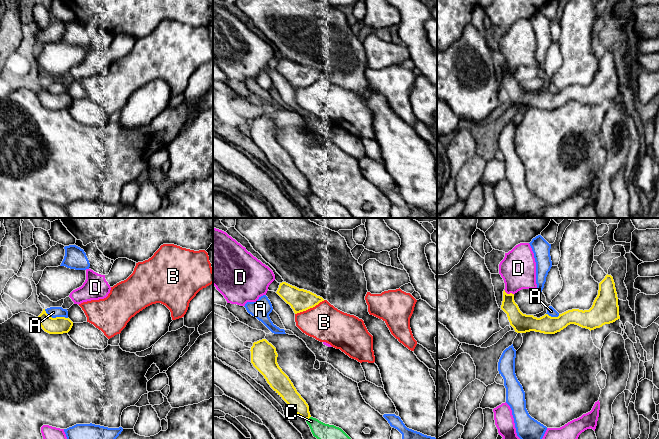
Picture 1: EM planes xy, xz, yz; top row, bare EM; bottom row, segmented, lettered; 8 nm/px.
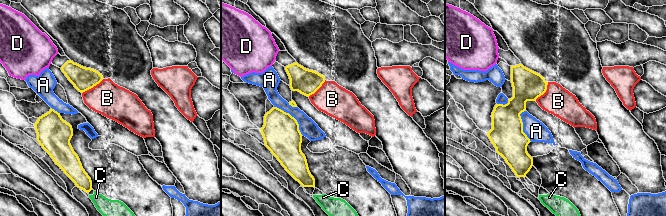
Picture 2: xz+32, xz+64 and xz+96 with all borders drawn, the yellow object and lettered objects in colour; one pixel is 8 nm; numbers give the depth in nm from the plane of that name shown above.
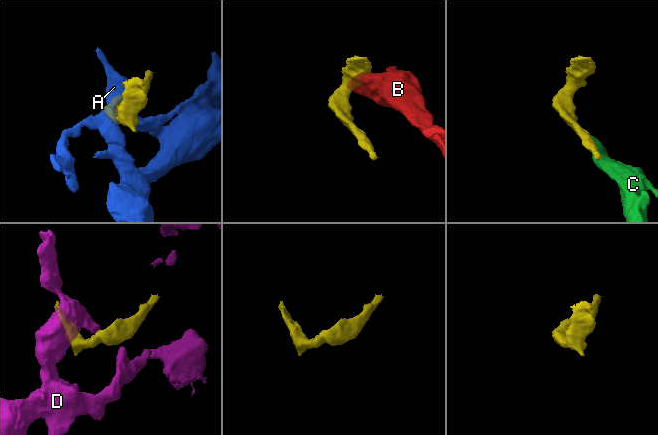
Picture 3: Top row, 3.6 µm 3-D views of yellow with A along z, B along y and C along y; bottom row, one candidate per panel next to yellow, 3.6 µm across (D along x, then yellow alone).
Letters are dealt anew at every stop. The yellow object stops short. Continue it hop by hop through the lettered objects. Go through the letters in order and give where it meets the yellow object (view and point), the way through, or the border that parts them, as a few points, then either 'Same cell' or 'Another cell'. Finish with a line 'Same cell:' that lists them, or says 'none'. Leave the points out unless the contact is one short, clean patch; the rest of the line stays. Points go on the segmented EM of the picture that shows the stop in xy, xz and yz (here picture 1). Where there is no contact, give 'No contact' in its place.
A: Touches yellow at xy (56, 317). Boundary: xy (44, 309), (52, 317), (67, 318). Another cell
B: Touches yellow at xz (309, 308). Another cell
C: Touches yellow at xz (308, 418). Another cell
D: Touches yellow at yz (508, 294). Boundary: yz (504, 289), (507, 293), (513, 294). Another cell
Same cell: none

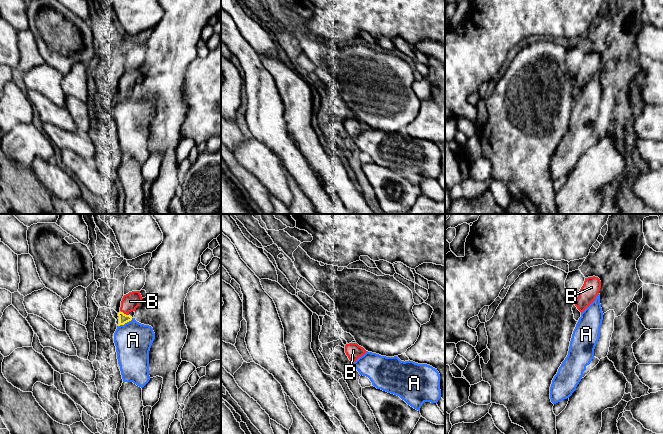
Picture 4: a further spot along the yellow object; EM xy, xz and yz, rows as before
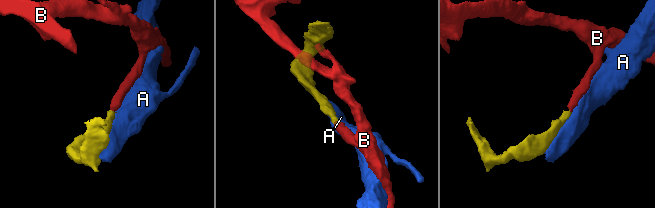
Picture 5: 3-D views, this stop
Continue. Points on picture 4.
A: Touches yellow at xy (125, 322). Another cell
B: Touches yellow at xy (125, 314). Same cell
Same cell: B

